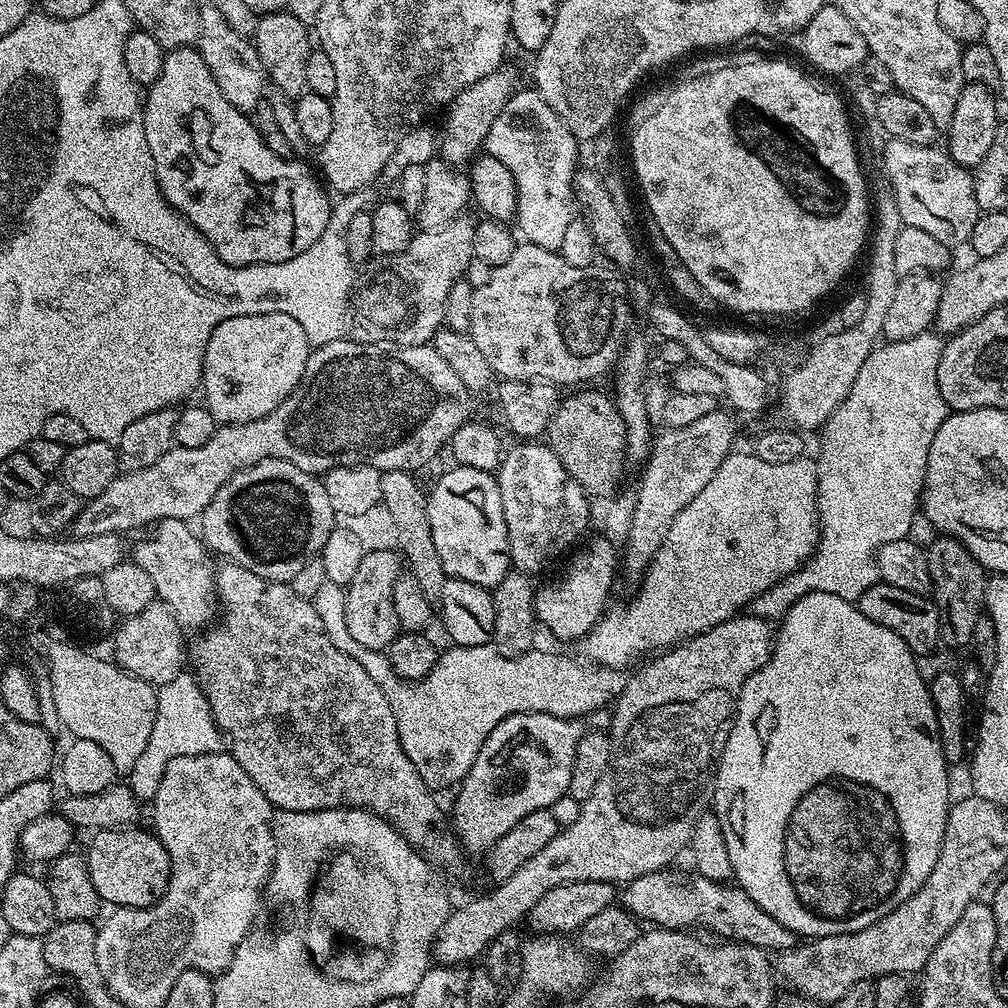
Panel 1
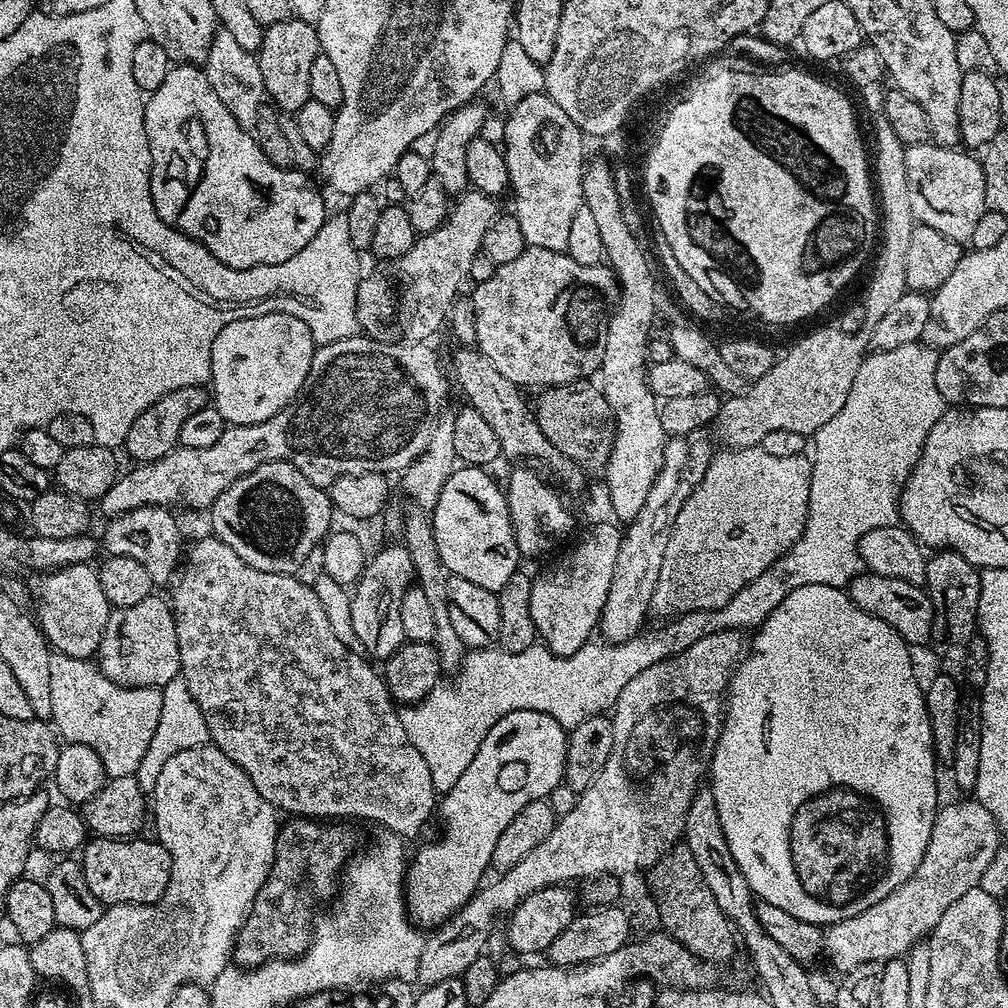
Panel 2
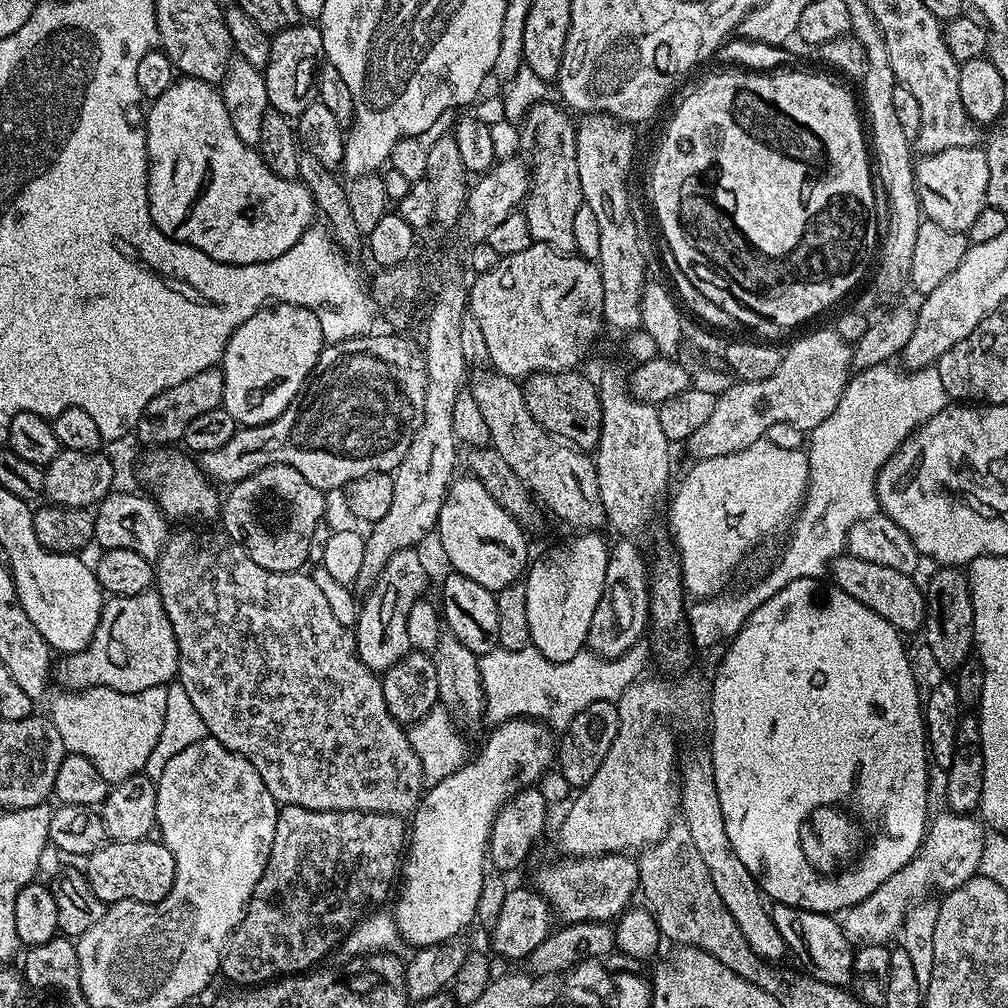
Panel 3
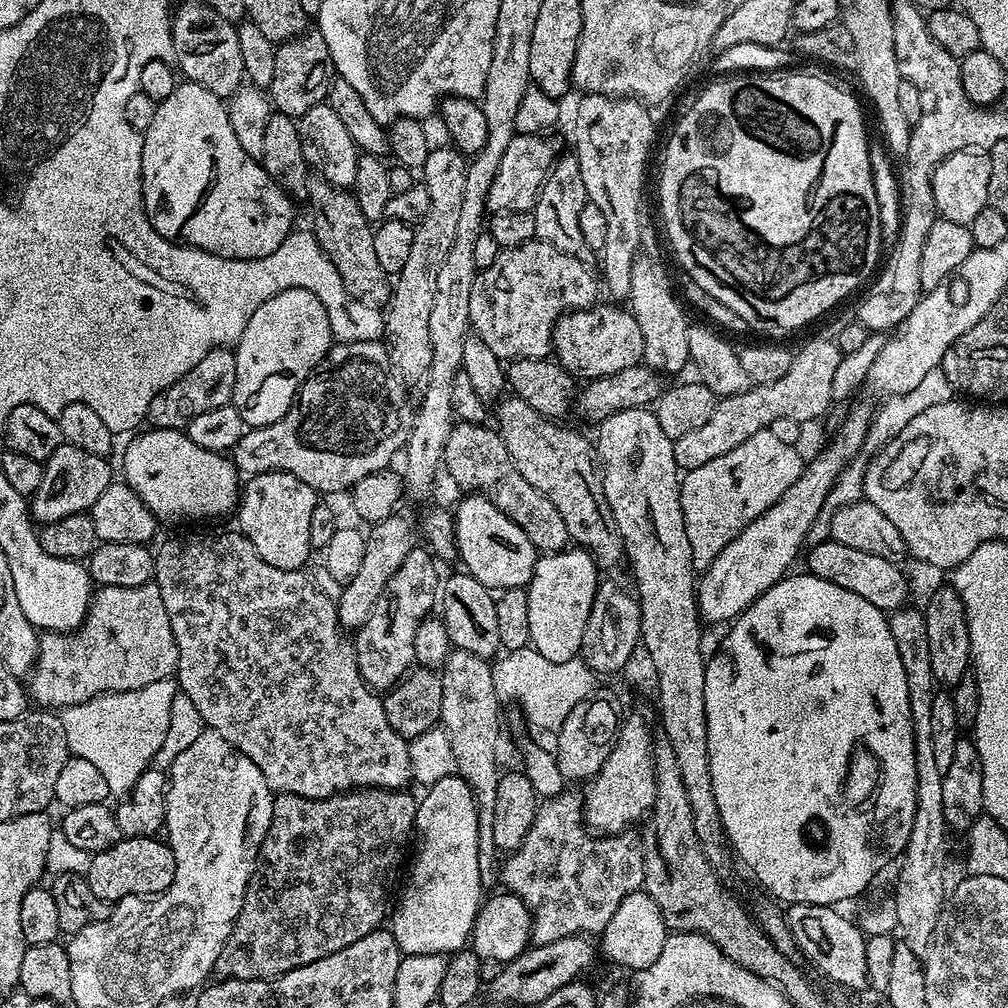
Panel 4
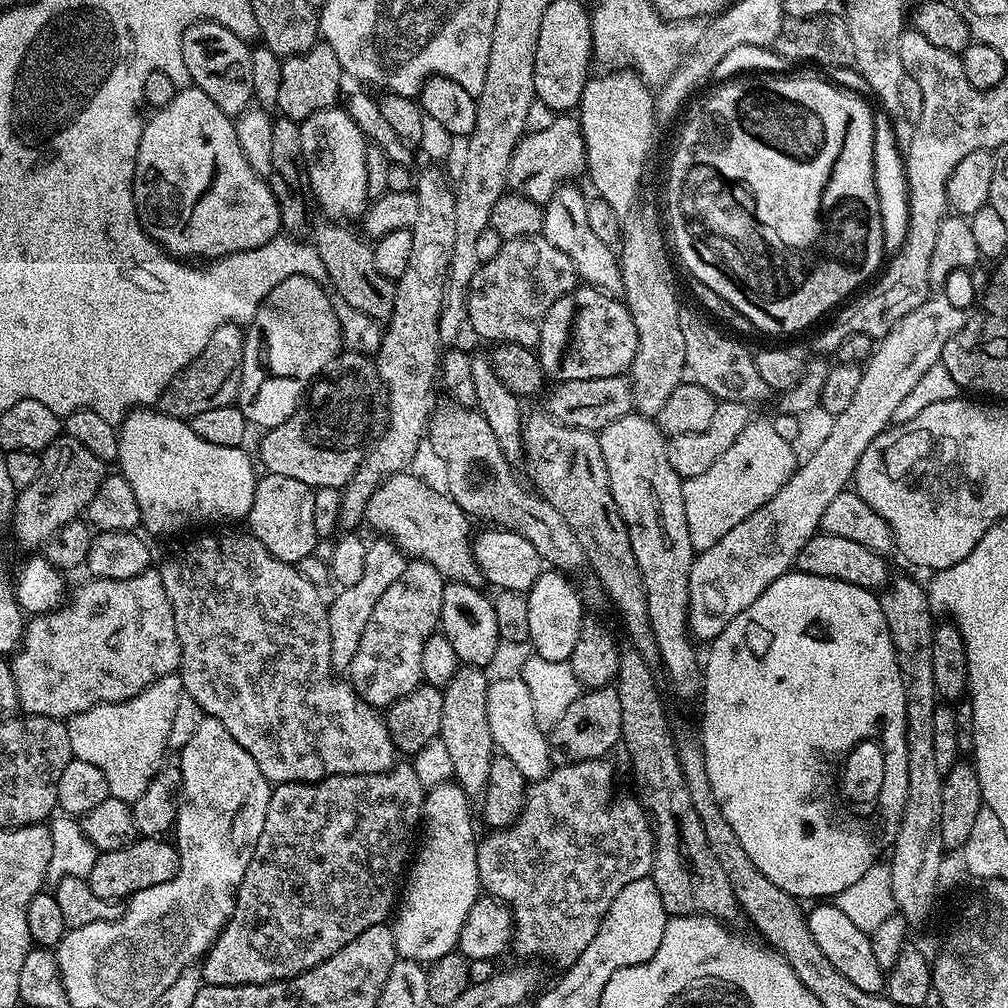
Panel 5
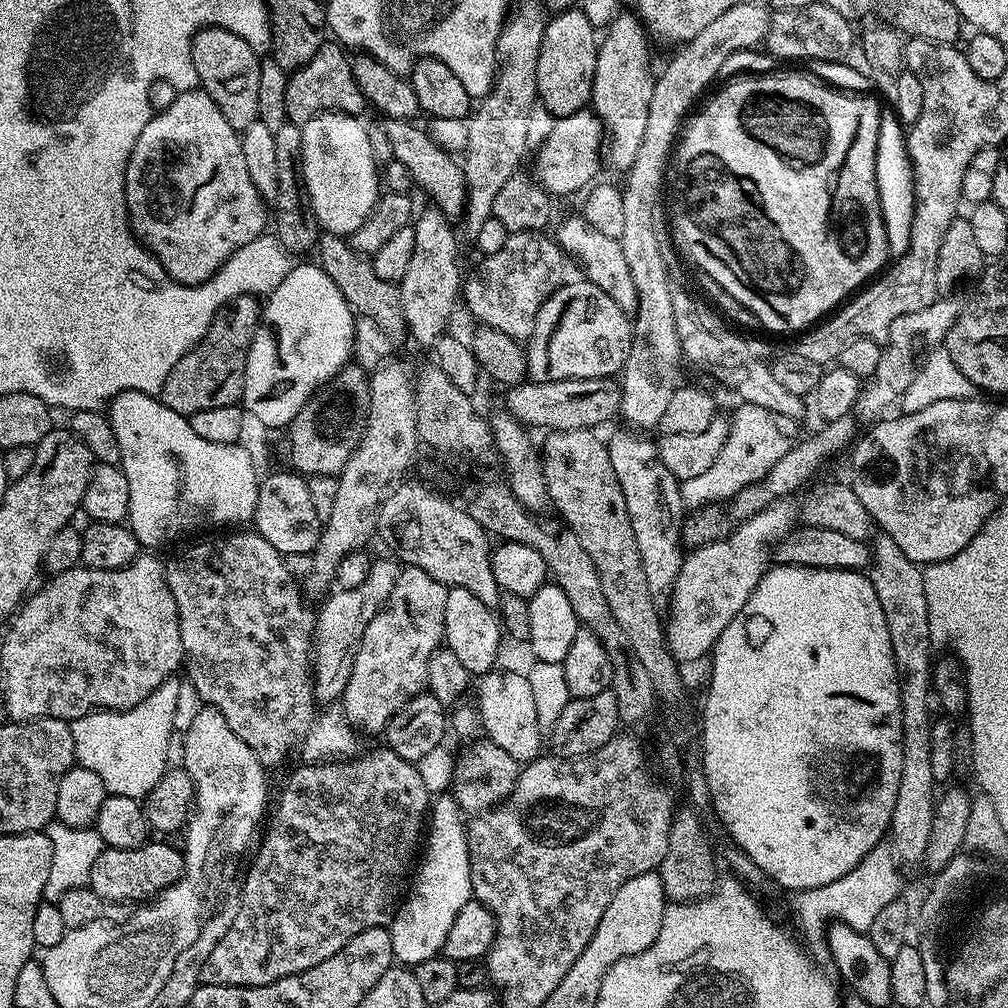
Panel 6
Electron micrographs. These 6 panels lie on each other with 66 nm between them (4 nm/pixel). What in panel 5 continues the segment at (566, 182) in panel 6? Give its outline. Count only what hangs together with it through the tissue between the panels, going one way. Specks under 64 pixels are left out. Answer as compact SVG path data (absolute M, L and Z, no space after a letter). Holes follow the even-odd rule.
M560 114L549 127L537 132L529 131L518 142L510 160L508 188L515 195L525 196L543 206L550 198L554 198L554 194L565 182L575 181L575 176L579 172L581 175L587 166L586 146L579 119L572 114Z

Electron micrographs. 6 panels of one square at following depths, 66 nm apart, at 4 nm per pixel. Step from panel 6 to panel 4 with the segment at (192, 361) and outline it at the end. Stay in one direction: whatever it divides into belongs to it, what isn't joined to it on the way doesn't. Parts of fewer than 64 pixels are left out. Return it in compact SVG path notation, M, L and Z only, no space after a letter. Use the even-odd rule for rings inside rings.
M224 346L211 348L206 358L202 358L202 362L194 366L194 370L182 374L178 382L171 384L165 392L158 393L154 402L150 402L146 417L147 423L154 428L187 429L188 423L198 418L198 414L232 403L235 377L235 355Z

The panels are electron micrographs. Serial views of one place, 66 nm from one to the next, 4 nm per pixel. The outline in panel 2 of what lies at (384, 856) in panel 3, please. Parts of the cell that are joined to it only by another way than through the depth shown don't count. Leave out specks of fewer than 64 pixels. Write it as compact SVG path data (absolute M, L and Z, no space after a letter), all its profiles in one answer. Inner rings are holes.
M292 818L289 821L285 828L283 825L277 831L272 869L236 936L230 960L239 968L256 968L271 960L288 960L303 954L312 941L312 903L337 891L338 877L350 854L357 851L356 836L340 825L343 823L320 823L312 818Z

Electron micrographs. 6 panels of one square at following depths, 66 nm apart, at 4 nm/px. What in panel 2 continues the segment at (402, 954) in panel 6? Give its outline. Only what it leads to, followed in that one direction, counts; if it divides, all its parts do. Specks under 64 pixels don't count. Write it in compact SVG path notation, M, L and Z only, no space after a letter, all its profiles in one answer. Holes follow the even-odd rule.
M518 710L511 711L510 714L504 715L490 728L483 739L482 745L479 746L477 754L468 766L466 771L454 782L454 786L450 786L450 790L443 793L438 800L438 820L440 816L440 824L444 829L440 832L440 840L436 840L433 844L428 844L416 857L411 857L410 863L406 868L406 879L404 882L404 902L408 906L408 914L412 917L412 923L424 930L432 930L448 920L462 906L466 906L471 900L475 892L481 887L482 881L485 879L484 871L489 871L492 855L494 854L494 846L498 846L498 838L502 838L502 830L506 830L506 826L510 826L510 822L514 822L514 814L518 814L518 810L522 810L522 806L530 806L530 802L535 800L548 800L552 791L555 790L564 781L565 762L566 762L566 746L567 729L563 728L560 723L555 722L548 714L542 714L541 711Z

